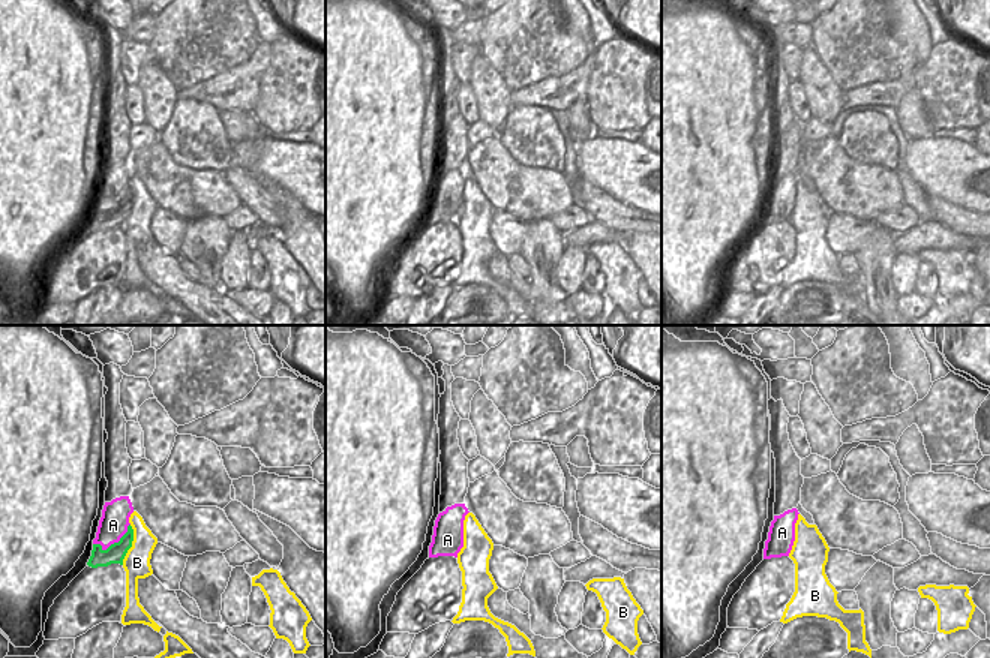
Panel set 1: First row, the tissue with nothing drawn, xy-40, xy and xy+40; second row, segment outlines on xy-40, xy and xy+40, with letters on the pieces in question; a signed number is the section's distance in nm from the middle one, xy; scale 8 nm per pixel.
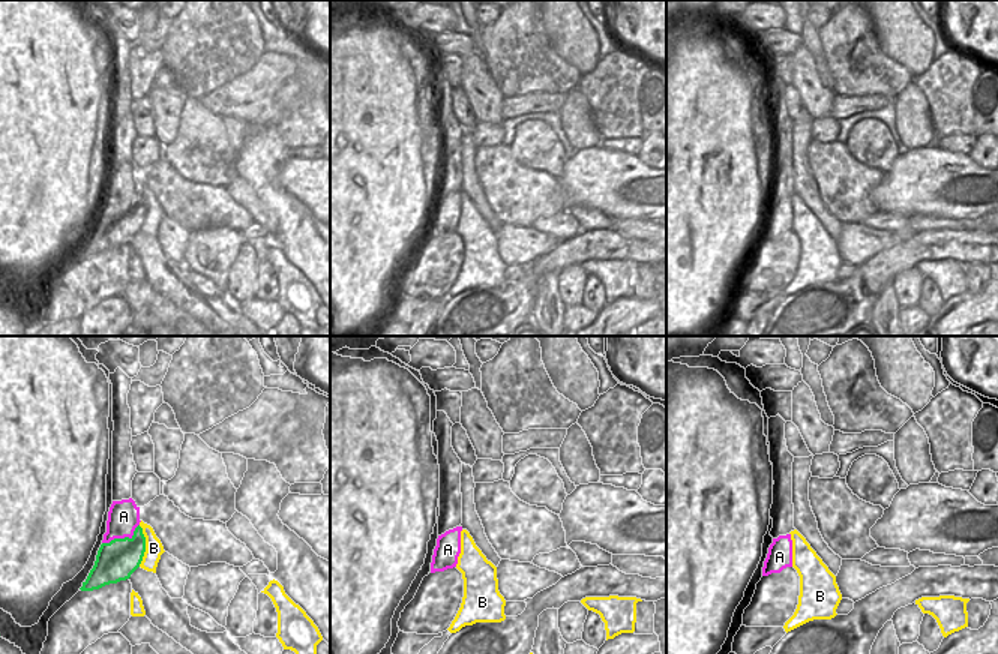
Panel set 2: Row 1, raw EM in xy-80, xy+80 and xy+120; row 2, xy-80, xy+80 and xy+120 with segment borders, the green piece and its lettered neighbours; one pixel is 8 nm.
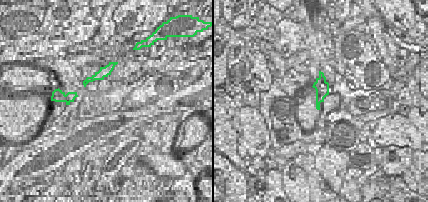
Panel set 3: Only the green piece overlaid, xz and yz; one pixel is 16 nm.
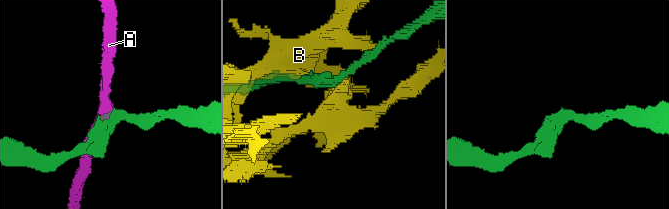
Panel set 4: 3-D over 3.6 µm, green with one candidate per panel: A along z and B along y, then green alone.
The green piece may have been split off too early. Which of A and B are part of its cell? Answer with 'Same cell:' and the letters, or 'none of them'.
Same cell: none of them

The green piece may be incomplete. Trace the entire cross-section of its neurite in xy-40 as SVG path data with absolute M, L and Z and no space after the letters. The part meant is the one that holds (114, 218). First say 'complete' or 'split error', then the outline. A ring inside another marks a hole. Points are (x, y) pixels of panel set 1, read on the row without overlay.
complete | M129 189L128 196L120 202L118 207L111 208L106 214L100 208L93 208L92 220L87 226L88 231L108 231L111 228L123 229L123 223L128 214L132 211L134 193Z

